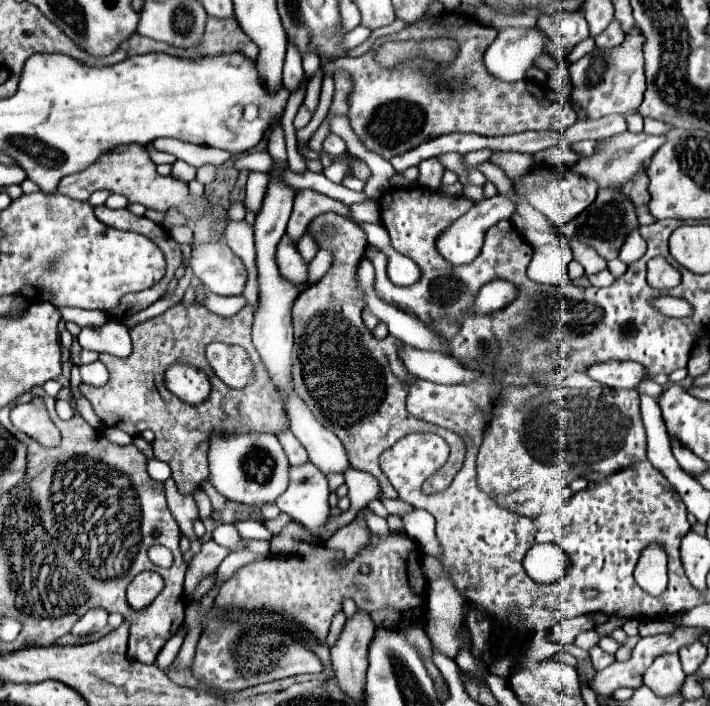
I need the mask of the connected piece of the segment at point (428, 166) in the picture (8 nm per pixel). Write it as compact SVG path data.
M425 159L417 167L419 167L419 179L417 179L419 185L429 187L429 189L441 187L441 177L443 177L445 169L437 159Z

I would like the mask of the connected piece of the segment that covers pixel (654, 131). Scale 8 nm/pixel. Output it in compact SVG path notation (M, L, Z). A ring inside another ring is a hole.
M645 119L645 133L647 135L659 135L659 133L669 133L673 127L671 125L661 125L661 121L649 121Z

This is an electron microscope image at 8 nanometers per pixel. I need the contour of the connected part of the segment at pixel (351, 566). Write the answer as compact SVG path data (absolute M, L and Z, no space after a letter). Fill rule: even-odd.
M387 531L385 535L375 535L371 533L369 543L357 553L357 557L353 561L347 563L347 573L335 573L329 563L331 559L343 559L341 557L343 551L335 551L329 549L325 545L315 545L309 557L299 557L299 555L273 555L267 557L263 561L253 561L245 567L241 567L231 579L227 579L217 595L215 595L215 607L217 609L239 609L245 613L275 613L285 617L287 621L291 621L293 625L309 631L311 635L317 637L317 641L325 641L333 615L337 611L343 609L343 601L345 599L357 599L357 605L367 611L379 611L379 609L395 609L399 615L409 615L413 611L413 615L425 615L425 605L421 605L425 601L425 587L427 587L427 577L421 565L421 551L417 547L415 541L411 541L411 537L407 537L401 531Z

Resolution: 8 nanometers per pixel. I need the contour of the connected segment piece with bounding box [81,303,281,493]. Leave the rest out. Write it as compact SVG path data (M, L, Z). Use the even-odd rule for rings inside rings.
M183 303L173 305L171 309L167 309L163 315L153 317L137 327L133 327L131 333L131 341L133 341L133 355L127 359L115 357L115 355L107 355L101 353L101 361L105 363L107 371L109 371L109 381L101 387L93 387L93 385L81 385L81 393L91 401L93 411L97 413L97 417L103 421L103 425L107 427L119 427L125 433L129 433L131 437L139 435L139 431L151 429L155 433L155 441L153 441L153 451L155 457L159 461L165 461L171 471L173 471L173 479L179 487L181 493L193 493L201 481L207 479L207 437L211 429L219 429L223 433L241 433L241 431L265 431L265 433L275 433L275 415L281 417L281 395L279 391L271 385L267 371L263 369L257 349L253 347L251 336L251 324L253 322L253 311L249 305L245 305L237 315L233 317L221 317L211 313L209 309L205 309L203 305L189 305L185 307ZM211 341L221 341L221 343L231 343L231 345L239 345L249 353L249 359L253 363L253 371L255 371L255 379L251 385L243 387L243 389L233 389L227 387L221 379L215 377L215 373L211 373L211 367L205 359L205 347ZM181 363L181 365L193 365L199 367L201 371L207 373L209 381L211 381L211 393L209 397L199 403L199 405L187 405L183 403L179 397L175 397L167 387L165 387L165 371L167 367Z

